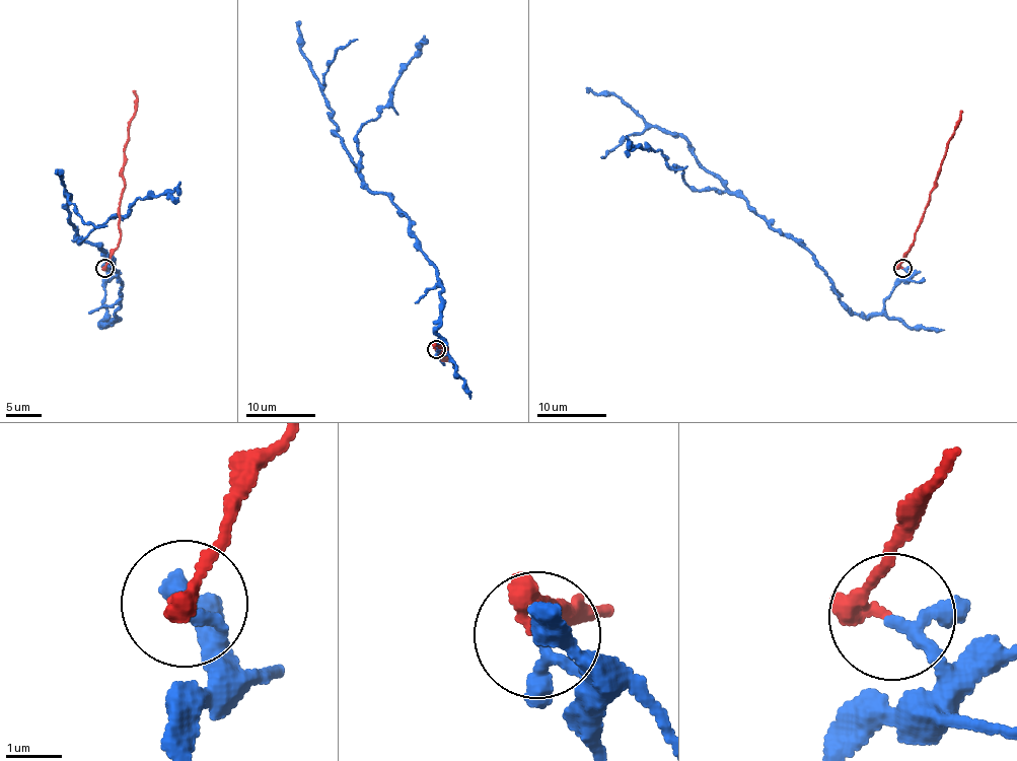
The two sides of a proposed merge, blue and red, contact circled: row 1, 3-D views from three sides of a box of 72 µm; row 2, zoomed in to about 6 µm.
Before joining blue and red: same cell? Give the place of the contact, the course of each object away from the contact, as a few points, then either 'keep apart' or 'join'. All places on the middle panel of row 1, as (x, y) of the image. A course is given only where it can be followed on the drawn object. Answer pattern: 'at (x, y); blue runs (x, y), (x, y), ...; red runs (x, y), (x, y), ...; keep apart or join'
at (436, 349); blue runs (435, 350), (442, 355), (437, 274), (409, 216), (367, 189), (357, 135), (379, 115), (424, 35); red runs (435, 350), (441, 344), (447, 349), (445, 347), (444, 353), (440, 355), (446, 359), (441, 361); keep apart

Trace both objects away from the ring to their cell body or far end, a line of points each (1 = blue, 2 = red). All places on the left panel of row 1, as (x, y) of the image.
1: (103, 267), (101, 326), (120, 304), (118, 271), (95, 245), (75, 238), (179, 182)
2: (103, 267), (120, 237), (119, 214), (125, 146), (137, 98), (133, 91)

